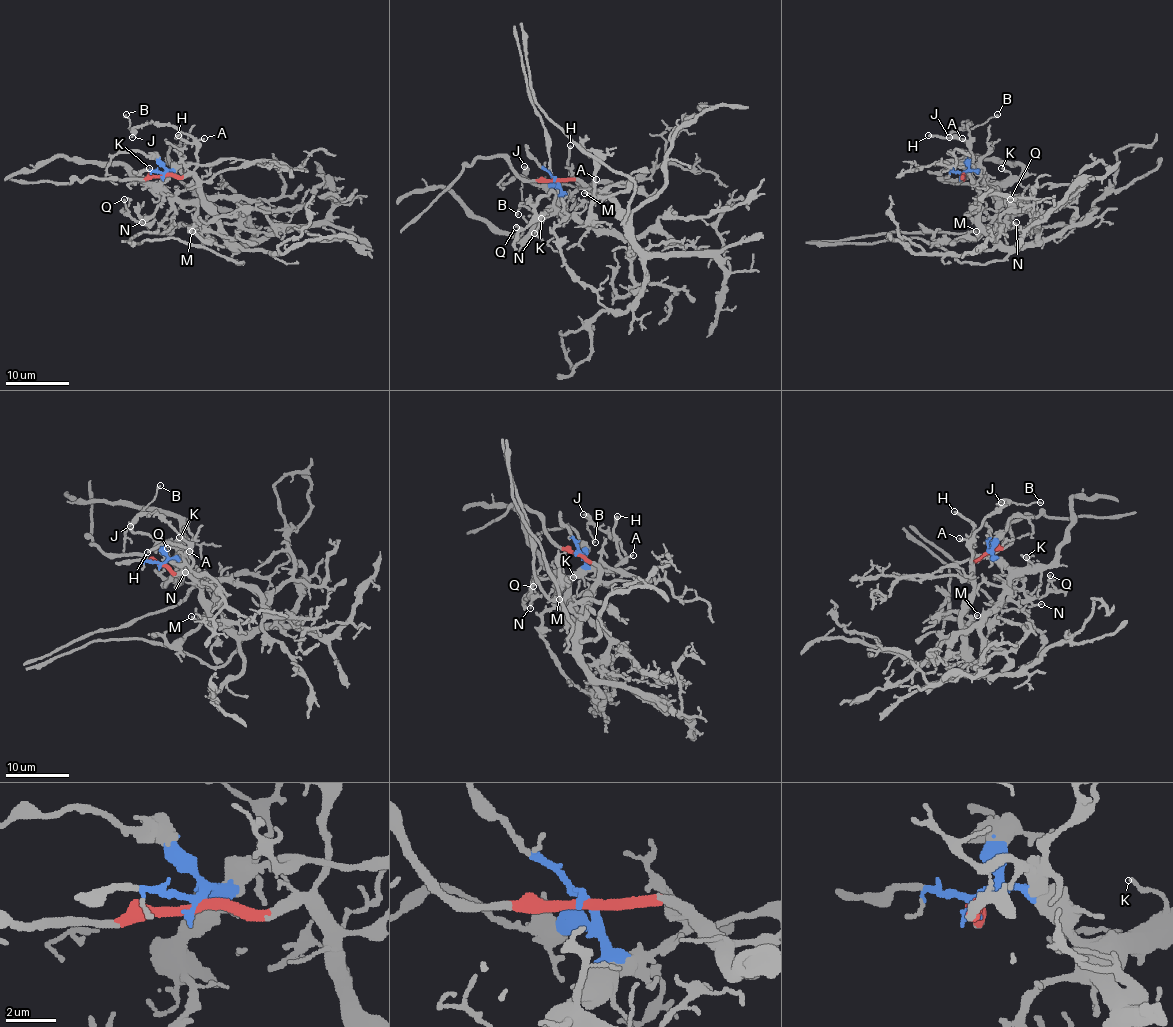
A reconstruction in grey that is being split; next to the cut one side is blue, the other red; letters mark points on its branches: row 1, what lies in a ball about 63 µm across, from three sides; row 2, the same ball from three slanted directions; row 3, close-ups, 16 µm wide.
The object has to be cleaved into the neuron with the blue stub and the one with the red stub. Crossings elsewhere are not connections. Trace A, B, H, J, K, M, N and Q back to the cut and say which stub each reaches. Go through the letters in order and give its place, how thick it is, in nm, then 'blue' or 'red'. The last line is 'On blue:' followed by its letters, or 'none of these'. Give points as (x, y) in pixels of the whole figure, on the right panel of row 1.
A: at (962, 138); 120 nm thick; red
B: at (997, 114); 130 nm thick; red
H: at (928, 135); 240 nm thick; red
J: at (949, 137); 240 nm thick; red
K: at (1001, 168); 150 nm thick; blue
M: at (976, 231); 160 nm thick; blue
N: at (1016, 222); 90 nm thick; blue
Q: at (1010, 199); 140 nm thick; blue
On blue: K, M, N, Q

